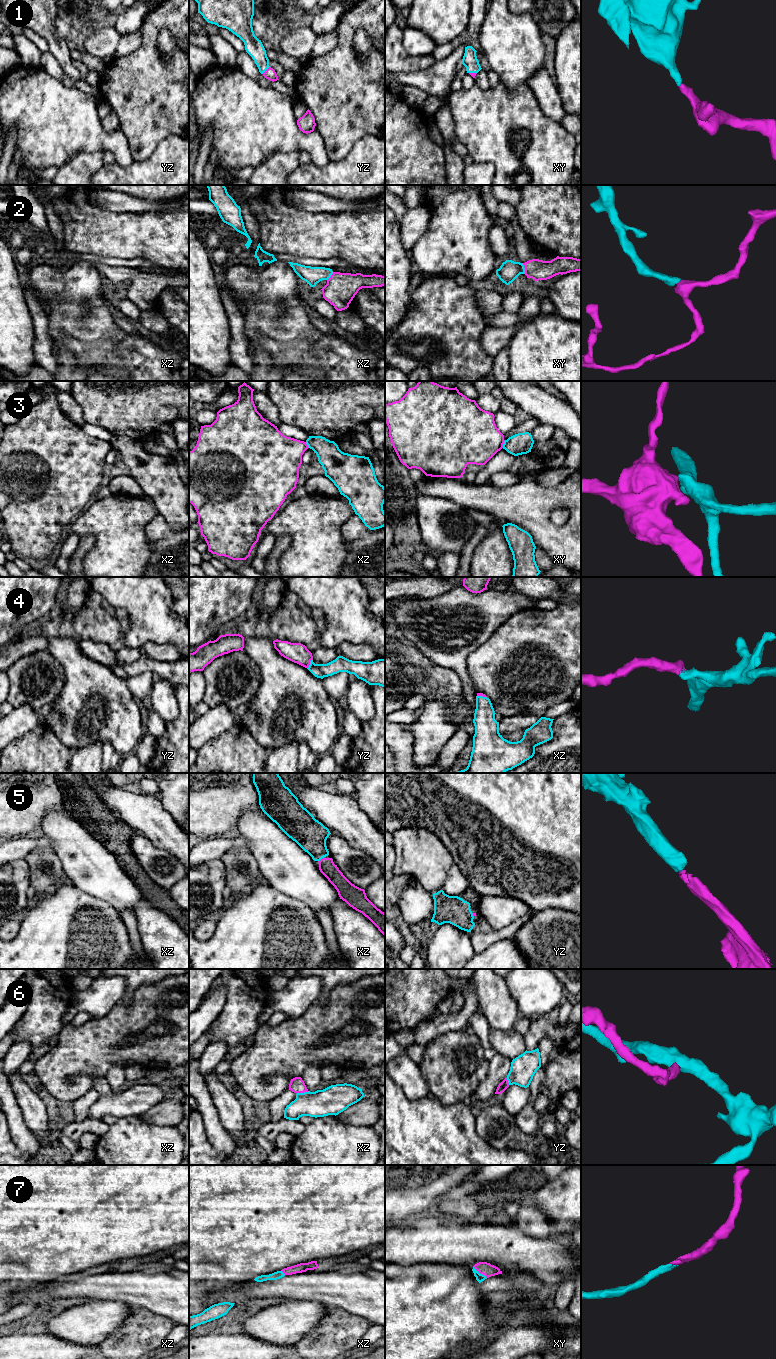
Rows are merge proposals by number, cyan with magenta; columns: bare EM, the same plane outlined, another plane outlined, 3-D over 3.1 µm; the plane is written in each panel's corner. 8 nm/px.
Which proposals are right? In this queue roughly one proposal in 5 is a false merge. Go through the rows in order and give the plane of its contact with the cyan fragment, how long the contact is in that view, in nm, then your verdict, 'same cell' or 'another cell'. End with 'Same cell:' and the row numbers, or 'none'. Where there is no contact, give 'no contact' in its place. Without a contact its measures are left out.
1: yz | 90 nm | same cell
2: xy | 90 nm | same cell
3: xy | 70 nm | another cell
4: yz | 90 nm | same cell
5: xz | 70 nm | same cell
6: xz | 110 nm | same cell
7: xy | 150 nm | same cell
Same cell: 1, 2, 4, 5, 6, 7

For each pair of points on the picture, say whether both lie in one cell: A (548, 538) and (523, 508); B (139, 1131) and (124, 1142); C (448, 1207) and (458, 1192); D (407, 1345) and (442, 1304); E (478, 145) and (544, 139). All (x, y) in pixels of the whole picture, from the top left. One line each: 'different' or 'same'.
A: same
B: same
C: different
D: same
E: same

